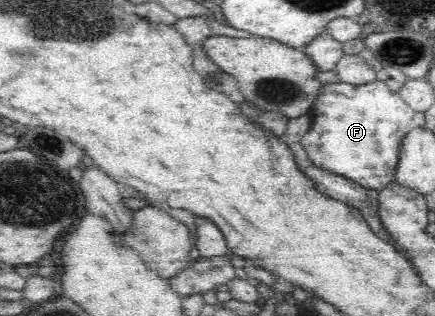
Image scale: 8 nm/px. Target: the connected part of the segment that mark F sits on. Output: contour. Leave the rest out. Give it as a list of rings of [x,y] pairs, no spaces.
[[[376,79],[364,85],[344,82],[322,84],[308,114],[312,121],[310,130],[300,142],[308,160],[319,169],[346,177],[362,187],[376,191],[393,183],[402,141],[406,134],[417,128],[412,107],[402,99],[398,91],[393,91],[385,82]]]

